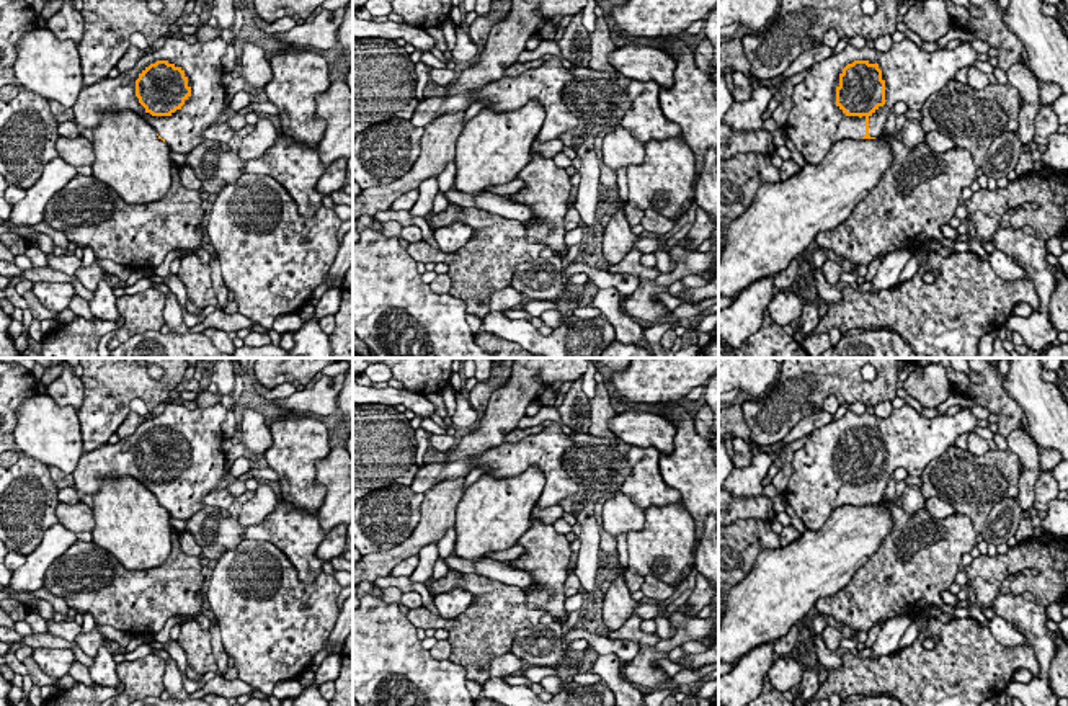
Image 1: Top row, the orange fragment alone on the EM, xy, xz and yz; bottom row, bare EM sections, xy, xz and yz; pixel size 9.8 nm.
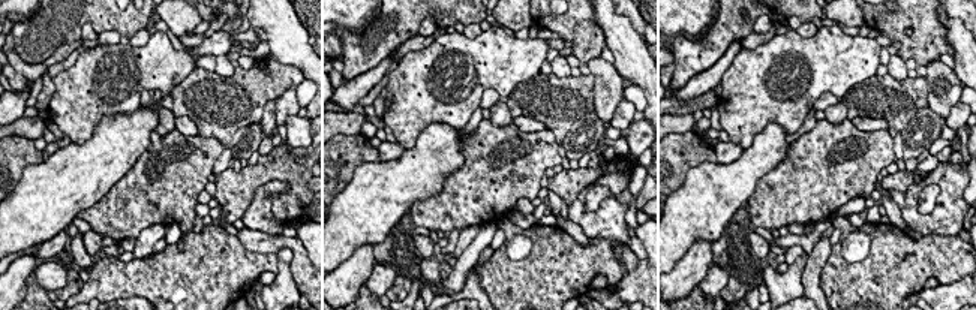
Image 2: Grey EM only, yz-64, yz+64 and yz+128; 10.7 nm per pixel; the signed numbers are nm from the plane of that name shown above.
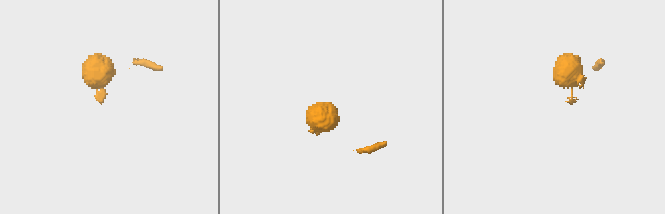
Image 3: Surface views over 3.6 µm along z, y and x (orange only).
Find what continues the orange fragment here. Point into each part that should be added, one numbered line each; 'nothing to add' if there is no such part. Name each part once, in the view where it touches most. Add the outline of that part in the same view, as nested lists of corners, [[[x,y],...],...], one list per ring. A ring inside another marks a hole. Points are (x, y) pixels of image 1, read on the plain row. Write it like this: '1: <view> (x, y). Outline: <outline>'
1: yz (912, 442). Outline: [[[910,404],[893,409],[887,418],[848,410],[839,420],[813,430],[808,441],[794,453],[794,472],[784,497],[807,530],[818,531],[841,505],[862,507],[866,500],[879,503],[898,467],[910,476],[921,476],[962,433],[973,431],[977,422],[978,417],[968,407],[955,415],[944,413],[934,418],[926,418]],[[854,427],[877,430],[885,448],[885,471],[869,484],[848,482],[836,471],[839,441]]]

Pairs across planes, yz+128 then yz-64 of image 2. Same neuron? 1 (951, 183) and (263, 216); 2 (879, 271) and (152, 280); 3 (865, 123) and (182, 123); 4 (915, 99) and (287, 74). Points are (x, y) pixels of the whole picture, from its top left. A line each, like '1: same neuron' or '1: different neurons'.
1: same neuron
2: same neuron
3: same neuron
4: same neuron

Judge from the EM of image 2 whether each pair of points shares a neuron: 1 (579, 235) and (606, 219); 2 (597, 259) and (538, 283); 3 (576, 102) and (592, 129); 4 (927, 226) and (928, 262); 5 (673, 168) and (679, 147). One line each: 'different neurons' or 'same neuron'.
1: different neurons
2: same neuron
3: different neurons
4: different neurons
5: same neuron

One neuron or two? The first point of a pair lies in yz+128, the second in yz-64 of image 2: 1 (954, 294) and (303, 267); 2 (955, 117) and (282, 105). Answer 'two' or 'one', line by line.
1: one
2: one

